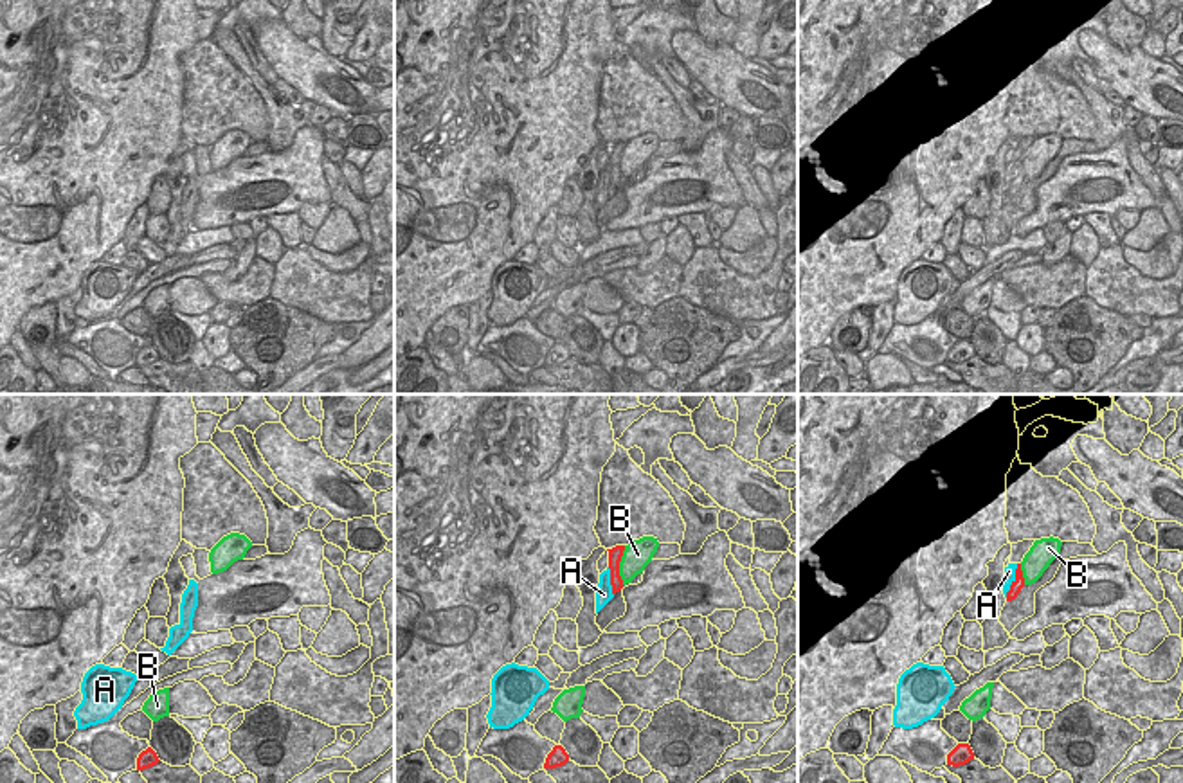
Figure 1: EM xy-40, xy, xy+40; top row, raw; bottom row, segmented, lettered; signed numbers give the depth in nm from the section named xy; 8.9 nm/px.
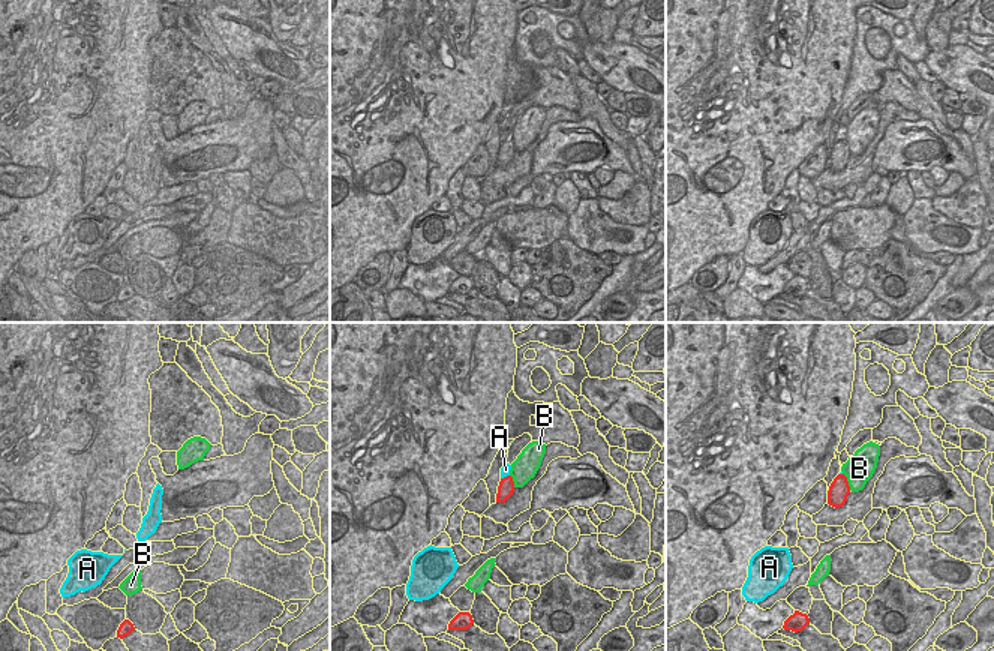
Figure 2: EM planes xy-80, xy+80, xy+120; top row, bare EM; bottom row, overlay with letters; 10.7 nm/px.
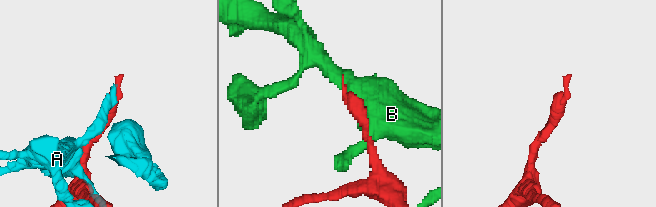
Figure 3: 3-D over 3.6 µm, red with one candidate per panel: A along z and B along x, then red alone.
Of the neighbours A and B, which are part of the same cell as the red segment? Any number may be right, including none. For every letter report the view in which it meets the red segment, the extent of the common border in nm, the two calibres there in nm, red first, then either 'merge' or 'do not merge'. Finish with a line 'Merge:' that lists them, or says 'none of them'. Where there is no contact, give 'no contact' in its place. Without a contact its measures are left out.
A: meets red in xy+40; contact 320 nm long; 100 nm thick on the red side, 100 nm on the other; do not merge
B: meets red in xy; contact 360 nm long; 130 nm thick on the red side, 240 nm on the other; do not merge
Merge: none of them

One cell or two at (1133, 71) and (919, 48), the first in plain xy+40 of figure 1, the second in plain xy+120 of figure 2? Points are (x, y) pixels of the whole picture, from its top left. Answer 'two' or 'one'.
two

